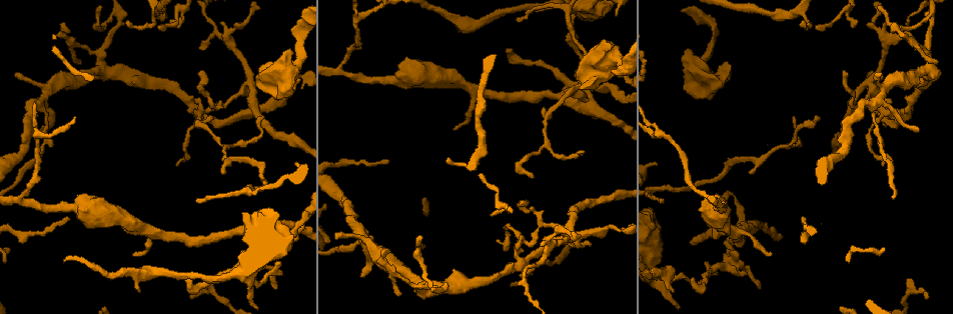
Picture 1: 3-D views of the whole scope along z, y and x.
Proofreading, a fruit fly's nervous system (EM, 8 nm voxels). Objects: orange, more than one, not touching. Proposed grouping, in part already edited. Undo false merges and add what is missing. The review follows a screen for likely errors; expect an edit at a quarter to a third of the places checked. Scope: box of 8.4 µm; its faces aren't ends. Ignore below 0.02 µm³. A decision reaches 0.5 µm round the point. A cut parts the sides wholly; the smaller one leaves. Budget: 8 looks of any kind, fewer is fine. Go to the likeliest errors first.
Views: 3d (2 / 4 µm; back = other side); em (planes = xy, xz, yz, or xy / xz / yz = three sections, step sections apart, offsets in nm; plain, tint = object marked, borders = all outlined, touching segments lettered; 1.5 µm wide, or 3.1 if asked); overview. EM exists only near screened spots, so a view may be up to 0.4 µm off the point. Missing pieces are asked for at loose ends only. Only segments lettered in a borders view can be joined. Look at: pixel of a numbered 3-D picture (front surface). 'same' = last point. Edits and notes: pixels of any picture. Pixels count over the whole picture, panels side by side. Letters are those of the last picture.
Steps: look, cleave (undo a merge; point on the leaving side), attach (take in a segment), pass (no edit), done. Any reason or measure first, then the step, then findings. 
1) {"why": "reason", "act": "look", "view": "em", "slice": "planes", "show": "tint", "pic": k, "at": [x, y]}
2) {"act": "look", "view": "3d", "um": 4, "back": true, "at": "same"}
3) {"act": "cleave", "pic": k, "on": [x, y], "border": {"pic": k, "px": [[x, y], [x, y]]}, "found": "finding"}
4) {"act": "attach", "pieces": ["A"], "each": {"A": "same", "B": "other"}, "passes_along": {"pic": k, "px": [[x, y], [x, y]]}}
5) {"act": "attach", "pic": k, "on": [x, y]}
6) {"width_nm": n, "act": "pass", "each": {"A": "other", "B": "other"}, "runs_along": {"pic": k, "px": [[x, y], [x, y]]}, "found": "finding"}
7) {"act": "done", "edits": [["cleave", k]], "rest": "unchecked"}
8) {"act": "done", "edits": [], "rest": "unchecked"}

{"why": "four or more arms meet", "act": "look", "view": "3d", "um": 4, "pic": 1, "at": [927, 71]}

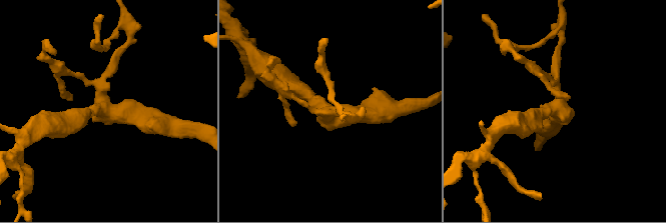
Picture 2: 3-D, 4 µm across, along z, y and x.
{"arms": 4, "act": "look", "view": "em", "slice": "planes", "show": "tint", "pic": 2, "at": [326, 111]}

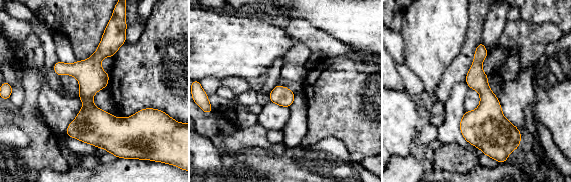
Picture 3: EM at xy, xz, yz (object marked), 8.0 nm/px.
{"act": "look", "view": "em", "slice": "planes", "show": "borders", "at": "same"}

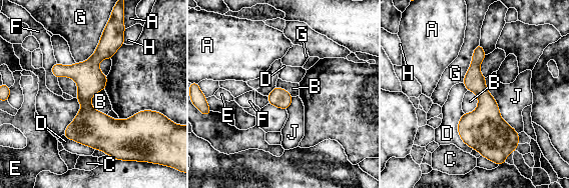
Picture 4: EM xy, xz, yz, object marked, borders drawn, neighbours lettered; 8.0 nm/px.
{"longest_contact_nm": ["J", 500], "act": "pass", "each": {"A": "other", "B": "other", "C": "other", "D": "other", "E": "other", "F": "other", "G": "other", "H": "other", "J": "other"}, "runs_along": {"pic": 4, "px": [[106, 35], [86, 110], [109, 150]]}, "found": "continuous, no second neuron"}

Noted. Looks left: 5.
{"why": "thick end", "act": "look", "view": "em", "slice": "planes", "show": "tint", "pic": 1, "at": [289, 95]}

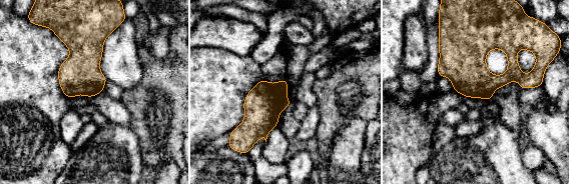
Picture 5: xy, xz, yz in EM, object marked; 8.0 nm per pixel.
{"act": "look", "view": "em", "slice": "planes", "show": "borders", "at": "same"}

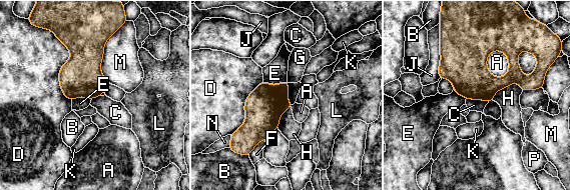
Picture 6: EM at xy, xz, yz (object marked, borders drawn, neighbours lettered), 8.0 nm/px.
{"act": "pass", "each": {"A": "other", "B": "other", "C": "other", "D": "other", "E": "other", "F": "other", "G": "other", "H": "other", "J": "other", "K": "other", "L": "other", "M": "other", "N": "other", "P": "other"}, "border": {"pic": 6, "px": [[466, 98], [483, 99], [488, 102]]}, "found": "none of them fits"}

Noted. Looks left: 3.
{"why": "thin end", "act": "look", "view": "em", "slice": "planes", "show": "borders", "pic": 1, "at": [792, 116]}

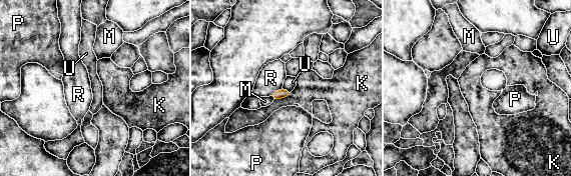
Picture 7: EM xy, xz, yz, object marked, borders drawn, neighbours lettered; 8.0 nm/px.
{"longest_contact_nm": ["K", 170], "act": "pass", "each": {"K": "other", "M": "other", "P": "other", "R": "other", "U": "other"}, "border": {"pic": 7, "px": [[281, 87], [269, 95]]}, "found": "none of them fits"}

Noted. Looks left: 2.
{"act": "done", "edits": [], "rest": "unchecked"}

